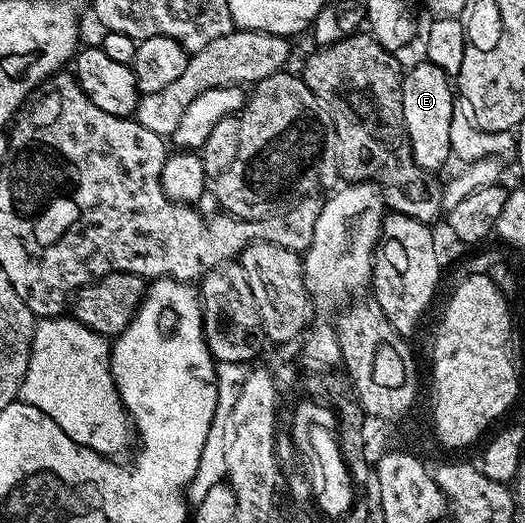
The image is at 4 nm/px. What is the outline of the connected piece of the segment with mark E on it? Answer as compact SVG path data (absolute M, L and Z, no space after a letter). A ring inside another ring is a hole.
M420 61L408 68L401 81L401 100L403 101L403 121L409 134L409 144L413 150L413 159L427 173L434 173L451 159L451 117L455 87L450 76L439 69L439 65Z

